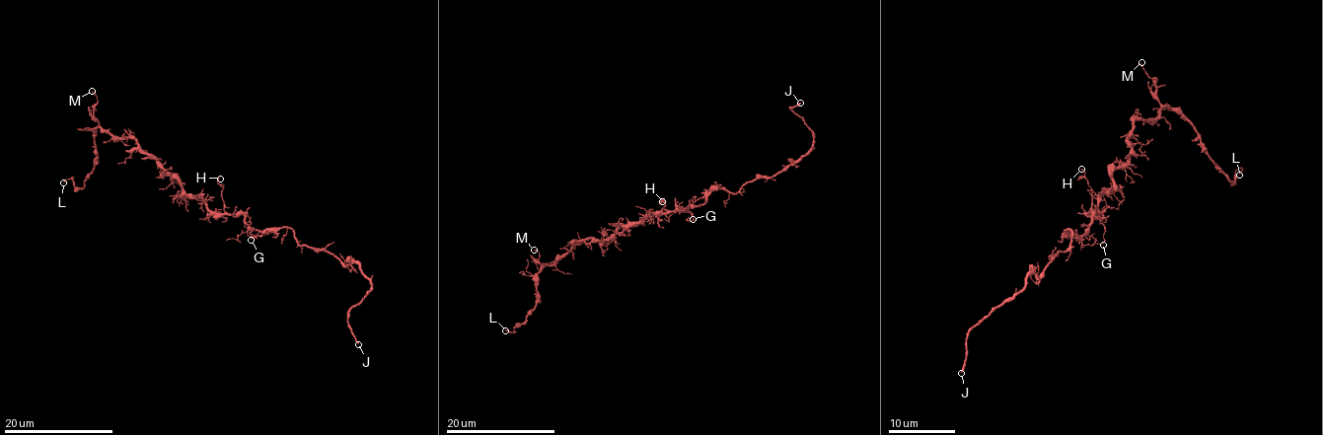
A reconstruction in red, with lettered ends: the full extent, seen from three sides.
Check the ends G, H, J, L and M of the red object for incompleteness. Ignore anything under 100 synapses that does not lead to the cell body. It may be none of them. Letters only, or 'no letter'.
J

